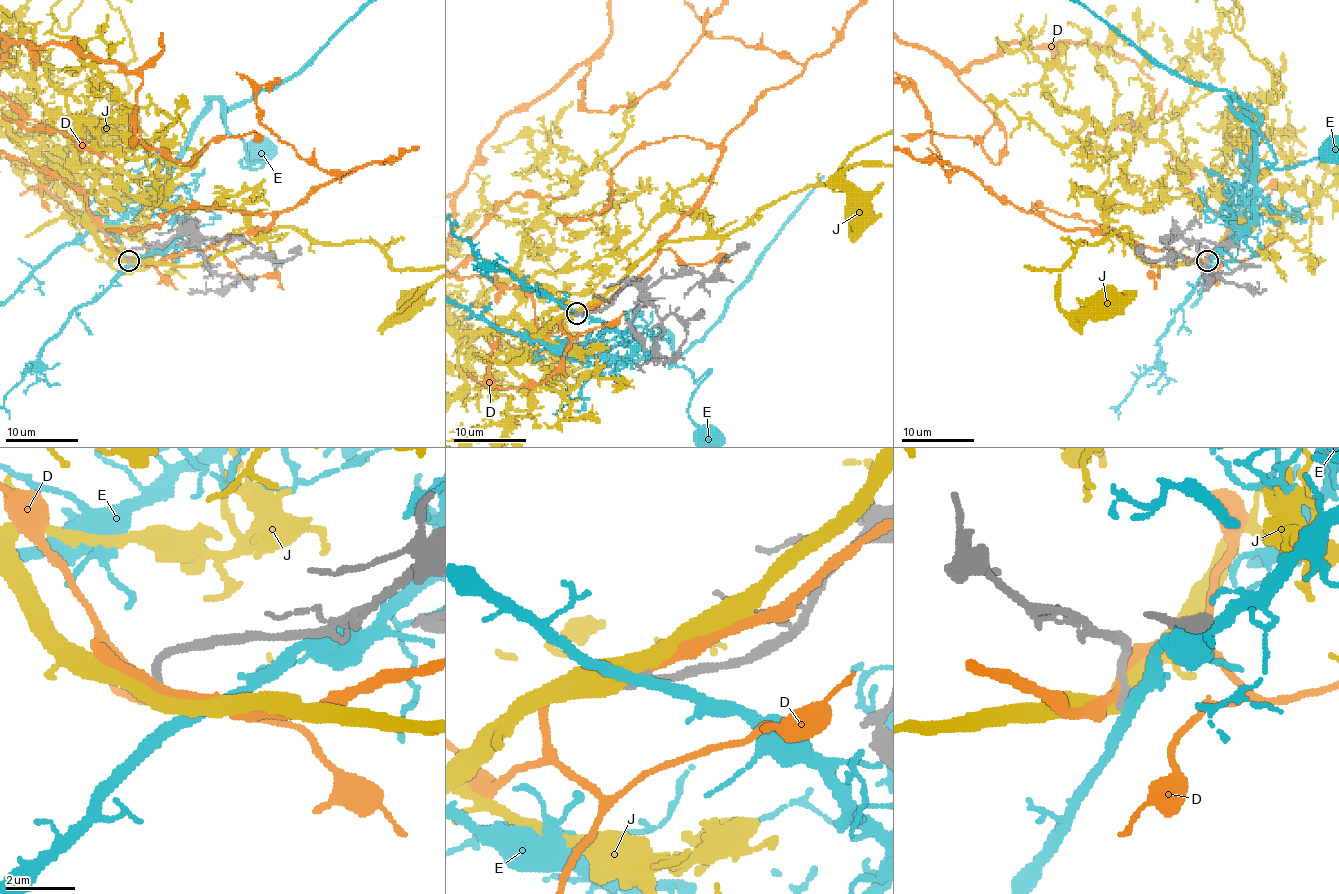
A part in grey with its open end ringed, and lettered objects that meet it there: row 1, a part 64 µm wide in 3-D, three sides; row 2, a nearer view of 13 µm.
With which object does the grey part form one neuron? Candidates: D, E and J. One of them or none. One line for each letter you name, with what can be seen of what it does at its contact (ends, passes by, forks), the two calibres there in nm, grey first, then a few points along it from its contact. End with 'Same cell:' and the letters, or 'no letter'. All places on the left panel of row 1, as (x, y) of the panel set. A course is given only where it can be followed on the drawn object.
J: It passes by. Thickness 400 nm (grey) against 500 nm
Same cell: J

